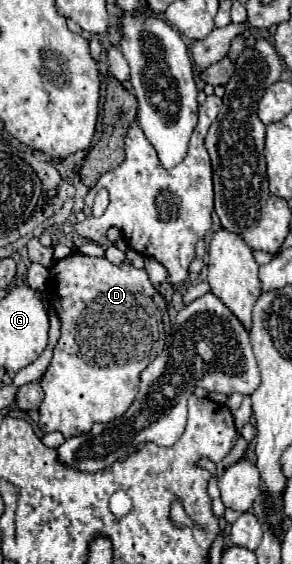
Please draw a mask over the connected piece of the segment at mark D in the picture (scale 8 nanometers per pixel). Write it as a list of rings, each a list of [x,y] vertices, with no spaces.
[[[72,253],[50,267],[46,295],[62,321],[62,335],[50,365],[40,379],[44,401],[40,405],[38,427],[44,433],[60,431],[68,439],[76,433],[88,433],[96,421],[108,423],[122,417],[132,405],[138,391],[140,373],[164,347],[166,303],[152,287],[144,269],[136,269],[130,263],[118,267],[106,257],[88,257],[82,253]]]

